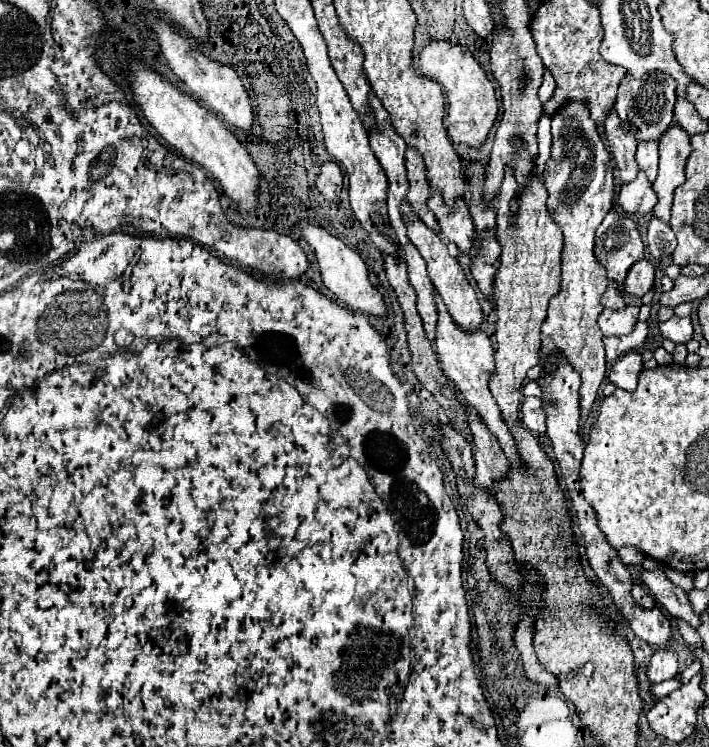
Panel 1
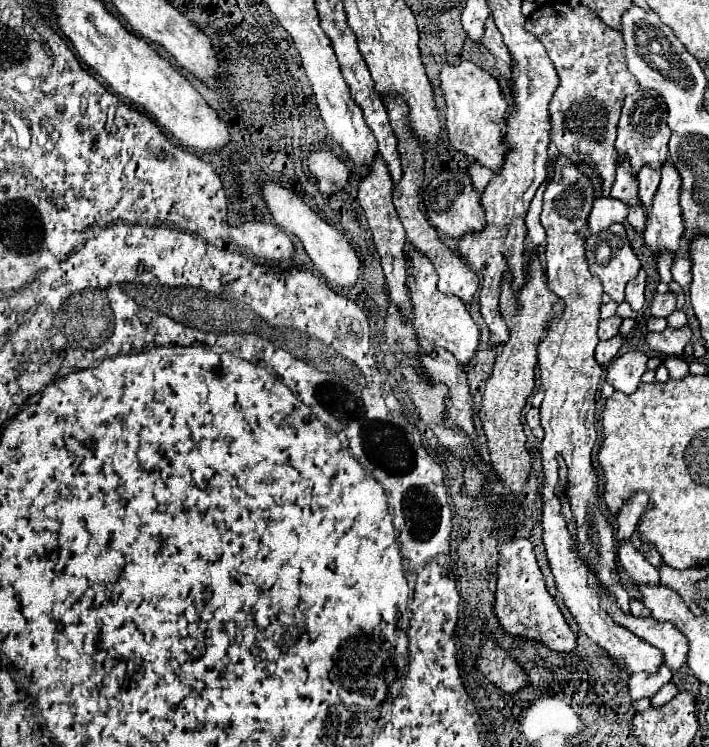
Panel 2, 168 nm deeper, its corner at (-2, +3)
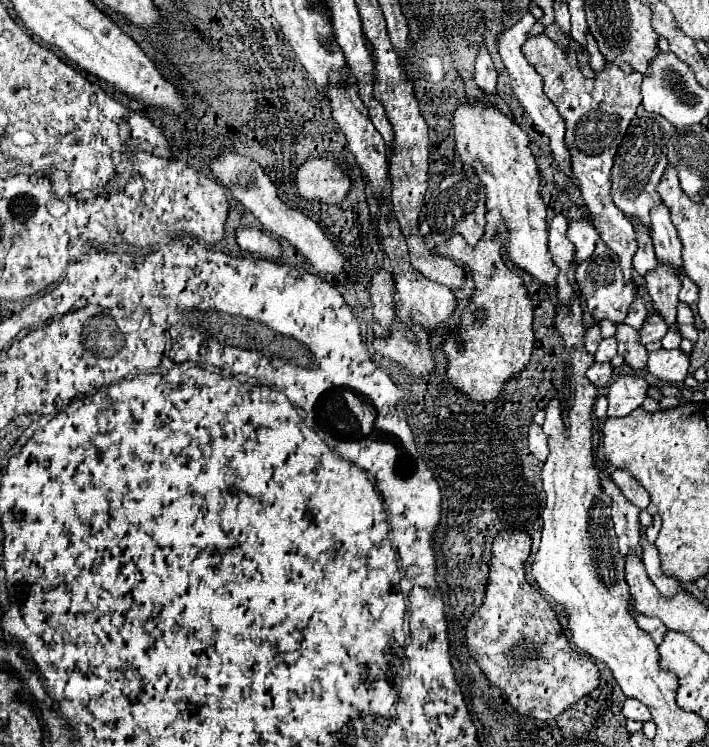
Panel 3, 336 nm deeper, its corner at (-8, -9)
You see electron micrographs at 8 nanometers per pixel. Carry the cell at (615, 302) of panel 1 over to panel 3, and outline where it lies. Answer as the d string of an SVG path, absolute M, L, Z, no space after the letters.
M595 322L591 328L587 328L585 332L585 348L589 350L589 354L595 354L597 346L601 342L601 328L599 328L599 322Z

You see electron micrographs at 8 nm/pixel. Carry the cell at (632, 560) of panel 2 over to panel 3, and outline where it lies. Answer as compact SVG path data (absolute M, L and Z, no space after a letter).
M603 472L601 474L603 478L603 486L605 486L605 492L609 492L611 500L613 500L613 522L615 522L615 532L617 532L617 538L619 538L619 552L621 556L629 556L629 554L635 554L637 558L641 558L641 544L639 544L639 512L641 508L629 504L625 500L625 496L619 492L619 488L613 484L613 480Z

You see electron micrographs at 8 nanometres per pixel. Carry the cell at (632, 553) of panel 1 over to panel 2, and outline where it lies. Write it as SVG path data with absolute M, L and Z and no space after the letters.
M635 492L625 504L623 504L623 510L621 514L617 514L617 538L631 538L637 522L639 522L639 516L641 516L641 510L647 506L649 498L645 492Z

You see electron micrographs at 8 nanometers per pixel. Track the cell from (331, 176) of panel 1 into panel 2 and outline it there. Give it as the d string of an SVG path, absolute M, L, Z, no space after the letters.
M317 150L309 154L307 168L317 178L319 190L323 194L339 192L349 178L349 170L345 162L335 152L329 152L329 150Z

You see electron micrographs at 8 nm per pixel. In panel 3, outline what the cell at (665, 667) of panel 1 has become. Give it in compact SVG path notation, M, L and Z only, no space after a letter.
M627 698L625 702L623 702L623 716L627 718L627 720L639 720L639 722L647 722L647 720L651 720L651 716L649 716L649 710L645 708L645 704L641 704L639 700L633 700L633 698Z

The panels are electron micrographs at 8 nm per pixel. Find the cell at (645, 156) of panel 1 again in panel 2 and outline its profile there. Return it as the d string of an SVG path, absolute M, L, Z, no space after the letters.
M643 168L637 176L639 180L639 198L645 206L645 212L649 214L651 212L651 206L653 206L653 196L657 192L657 186L659 186L659 172L655 170L649 170L649 168Z

